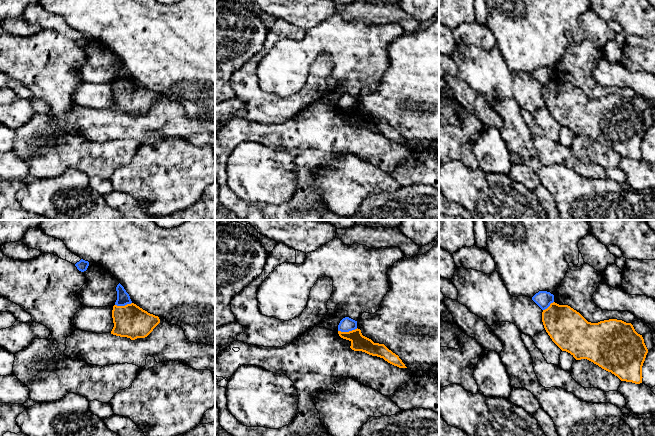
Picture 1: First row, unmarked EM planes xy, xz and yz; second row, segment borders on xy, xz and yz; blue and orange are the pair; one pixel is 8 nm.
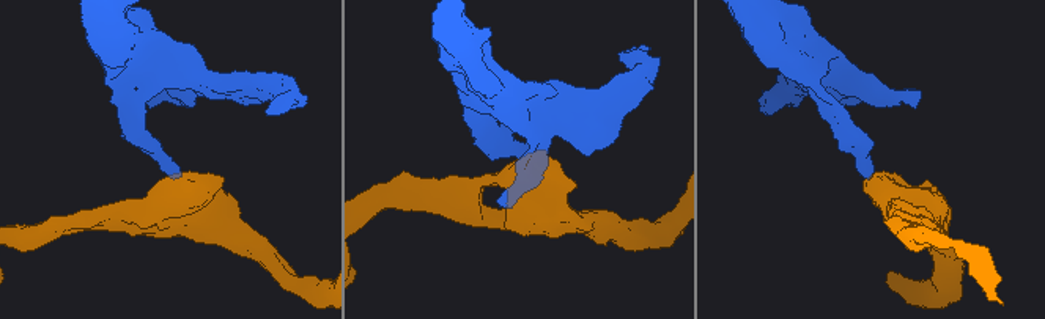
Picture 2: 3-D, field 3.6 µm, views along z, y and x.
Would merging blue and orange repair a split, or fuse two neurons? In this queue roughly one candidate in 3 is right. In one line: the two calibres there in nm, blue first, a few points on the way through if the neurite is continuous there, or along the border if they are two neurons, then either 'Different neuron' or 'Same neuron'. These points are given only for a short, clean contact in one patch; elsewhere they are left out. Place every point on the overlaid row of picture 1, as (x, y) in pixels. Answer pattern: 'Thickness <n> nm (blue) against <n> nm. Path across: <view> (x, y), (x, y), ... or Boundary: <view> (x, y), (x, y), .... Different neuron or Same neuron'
Thickness 120 nm (blue) against 130 nm. Boundary: xz (357, 328), (351, 331), (338, 331). Different neuron

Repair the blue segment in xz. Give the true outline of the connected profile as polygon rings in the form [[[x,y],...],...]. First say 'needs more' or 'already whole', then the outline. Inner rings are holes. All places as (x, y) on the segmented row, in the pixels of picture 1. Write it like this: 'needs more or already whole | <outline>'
already whole | [[[349,317],[343,318],[338,325],[338,331],[341,332],[349,332],[355,329],[357,329],[357,321]]]

